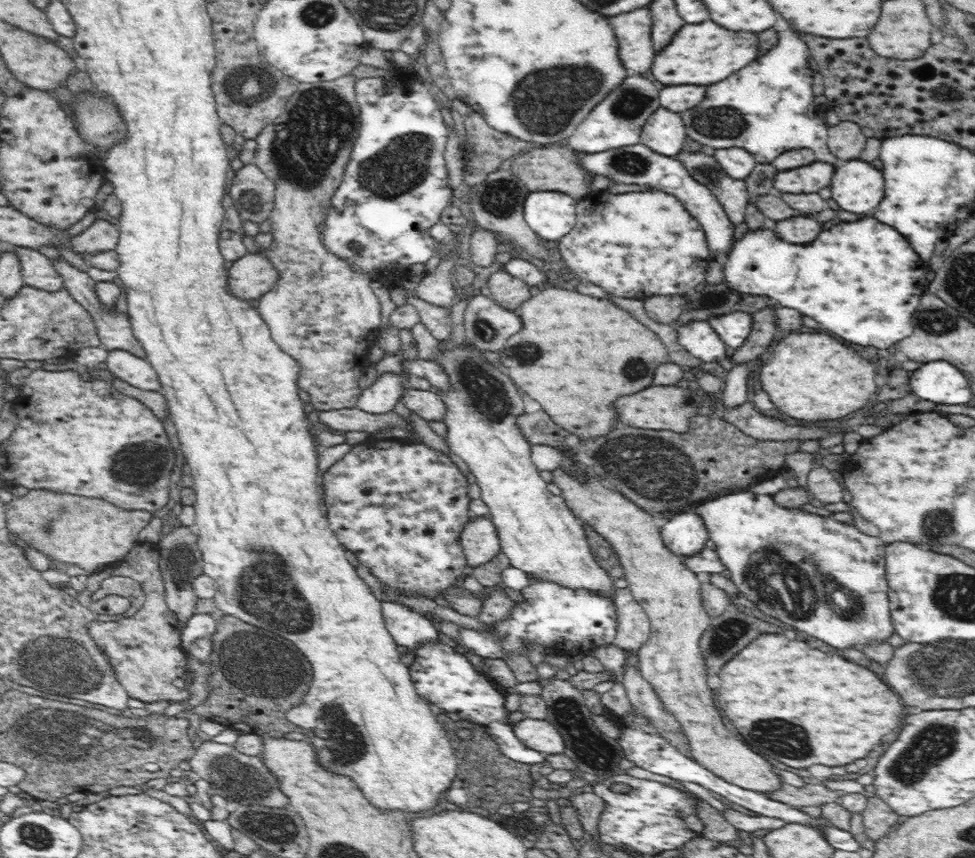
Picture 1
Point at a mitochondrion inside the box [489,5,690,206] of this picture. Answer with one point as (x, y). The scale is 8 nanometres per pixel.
(546, 101)

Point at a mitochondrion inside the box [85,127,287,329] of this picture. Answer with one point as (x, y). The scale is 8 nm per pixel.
(251, 202)

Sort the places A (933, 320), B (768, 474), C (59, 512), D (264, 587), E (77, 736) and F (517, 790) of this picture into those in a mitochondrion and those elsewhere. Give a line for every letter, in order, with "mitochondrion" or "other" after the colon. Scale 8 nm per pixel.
A: mitochondrion
B: other
C: mitochondrion
D: mitochondrion
E: mitochondrion
F: mitochondrion

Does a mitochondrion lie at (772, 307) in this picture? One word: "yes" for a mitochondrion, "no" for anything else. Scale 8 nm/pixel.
no

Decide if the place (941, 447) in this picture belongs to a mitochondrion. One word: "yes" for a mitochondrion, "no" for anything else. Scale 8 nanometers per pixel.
no

